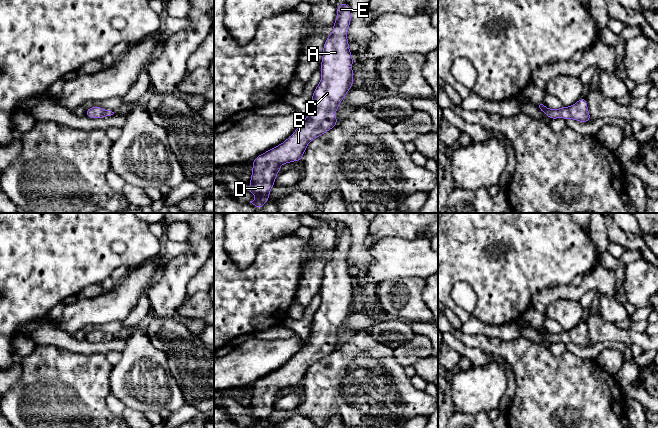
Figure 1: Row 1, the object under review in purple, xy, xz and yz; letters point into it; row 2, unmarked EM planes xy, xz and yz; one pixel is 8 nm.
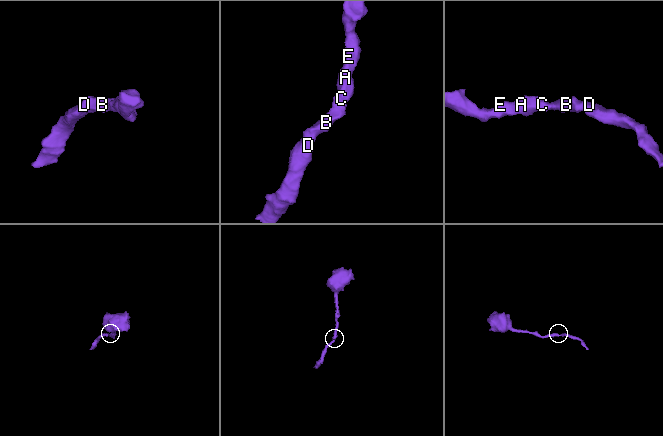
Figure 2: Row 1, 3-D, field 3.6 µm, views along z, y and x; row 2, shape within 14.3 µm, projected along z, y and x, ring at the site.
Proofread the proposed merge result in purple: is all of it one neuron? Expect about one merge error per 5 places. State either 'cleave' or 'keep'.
keep

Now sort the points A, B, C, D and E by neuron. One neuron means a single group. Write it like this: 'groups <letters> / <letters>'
groups A B C D E

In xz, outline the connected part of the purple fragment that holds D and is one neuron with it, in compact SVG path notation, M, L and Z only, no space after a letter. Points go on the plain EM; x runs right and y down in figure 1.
M339 227L332 256L323 270L320 288L322 300L312 319L311 335L283 367L252 384L248 415L257 422L250 427L265 428L270 423L269 417L275 409L280 391L286 387L301 385L308 368L337 349L335 335L340 332L340 326L354 309L353 281L347 263L350 247L349 229Z

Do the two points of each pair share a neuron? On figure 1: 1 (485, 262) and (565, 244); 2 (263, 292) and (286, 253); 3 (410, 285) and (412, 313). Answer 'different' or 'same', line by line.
1: same
2: same
3: same

